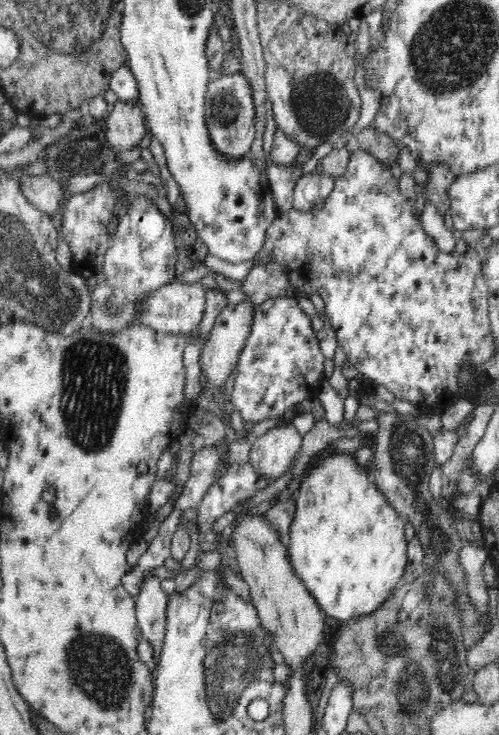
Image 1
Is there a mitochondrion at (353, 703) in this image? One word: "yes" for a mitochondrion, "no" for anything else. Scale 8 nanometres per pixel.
no

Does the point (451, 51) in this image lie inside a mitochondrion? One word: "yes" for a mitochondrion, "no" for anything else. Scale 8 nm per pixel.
yes

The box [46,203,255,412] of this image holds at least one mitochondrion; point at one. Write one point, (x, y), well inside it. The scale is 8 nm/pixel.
(116, 298)

